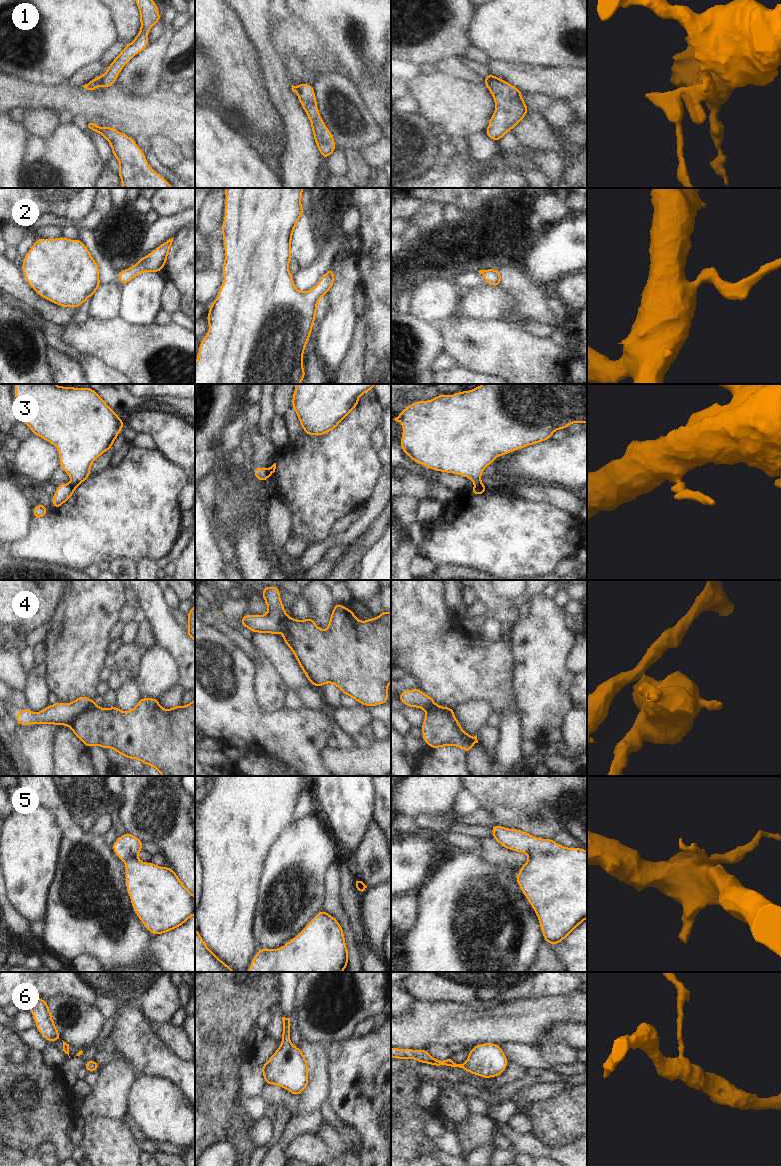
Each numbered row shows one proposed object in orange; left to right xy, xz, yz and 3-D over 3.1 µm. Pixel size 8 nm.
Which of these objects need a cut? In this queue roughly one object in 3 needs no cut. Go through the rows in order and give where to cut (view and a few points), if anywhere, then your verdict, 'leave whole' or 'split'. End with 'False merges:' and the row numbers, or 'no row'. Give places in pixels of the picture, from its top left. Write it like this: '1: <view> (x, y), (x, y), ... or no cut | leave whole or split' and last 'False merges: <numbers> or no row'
1: xy (101, 76), (99, 84) | split
2: no cut | leave whole
3: yz (480, 482), (475, 486) | split
4: xy (94, 702), (74, 716), (67, 725) | split
5: no cut | leave whole
6: no cut | leave whole
False merges: 1, 3, 4

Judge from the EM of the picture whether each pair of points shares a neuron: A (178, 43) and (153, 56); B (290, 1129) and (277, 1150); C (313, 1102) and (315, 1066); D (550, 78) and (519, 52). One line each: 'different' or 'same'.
A: different
B: same
C: same
D: different

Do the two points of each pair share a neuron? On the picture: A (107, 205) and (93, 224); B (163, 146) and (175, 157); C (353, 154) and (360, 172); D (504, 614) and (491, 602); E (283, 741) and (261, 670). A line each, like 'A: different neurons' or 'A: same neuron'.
A: same neuron
B: same neuron
C: same neuron
D: same neuron
E: different neurons

